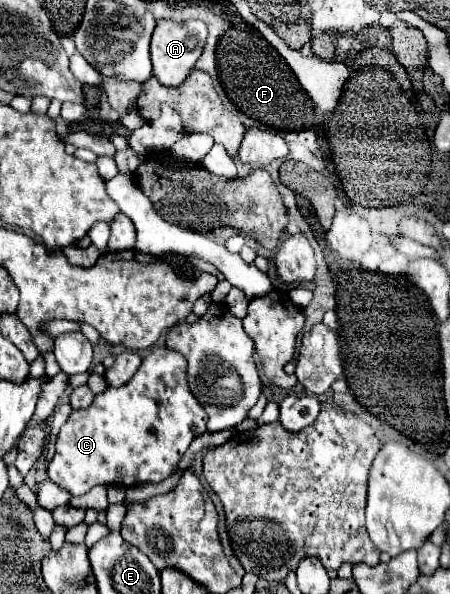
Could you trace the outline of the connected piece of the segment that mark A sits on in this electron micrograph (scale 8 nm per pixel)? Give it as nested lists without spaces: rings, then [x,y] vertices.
[[[160,19],[156,29],[154,29],[152,45],[150,45],[154,77],[166,87],[182,85],[184,79],[194,69],[198,57],[202,55],[202,49],[206,45],[206,37],[208,37],[208,29],[206,29],[204,21],[192,19],[192,21],[186,21],[186,23],[176,23],[176,21],[170,21],[170,19]]]

